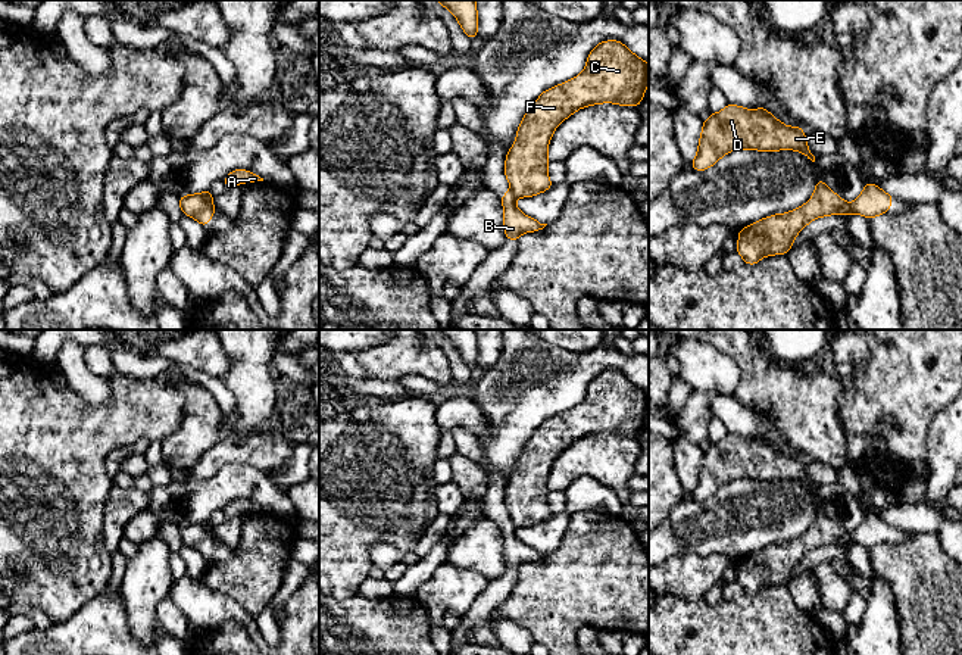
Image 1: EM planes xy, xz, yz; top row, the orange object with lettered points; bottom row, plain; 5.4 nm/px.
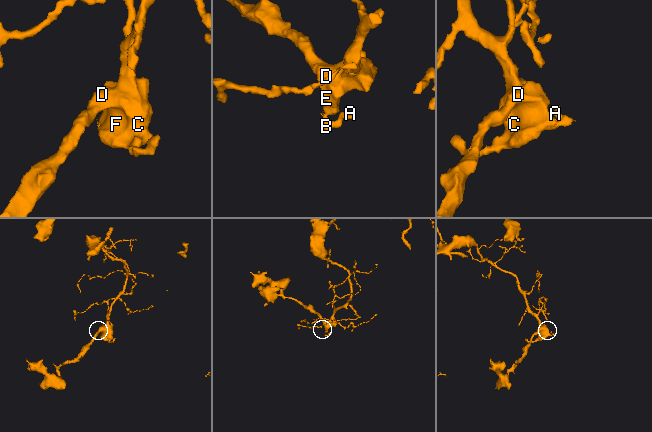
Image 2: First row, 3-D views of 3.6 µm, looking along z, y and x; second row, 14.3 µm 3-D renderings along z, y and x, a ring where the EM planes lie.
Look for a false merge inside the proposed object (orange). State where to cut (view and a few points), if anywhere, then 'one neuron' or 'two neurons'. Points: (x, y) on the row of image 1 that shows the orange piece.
xz (511, 189), (517, 197) | two neurons

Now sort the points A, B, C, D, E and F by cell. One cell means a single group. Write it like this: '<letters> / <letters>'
A B / C D E F

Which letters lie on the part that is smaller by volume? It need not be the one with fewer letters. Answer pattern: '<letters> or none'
A, B

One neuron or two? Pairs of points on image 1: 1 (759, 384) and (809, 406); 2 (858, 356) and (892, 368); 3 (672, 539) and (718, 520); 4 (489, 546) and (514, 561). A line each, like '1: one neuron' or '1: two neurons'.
1: one neuron
2: two neurons
3: one neuron
4: two neurons

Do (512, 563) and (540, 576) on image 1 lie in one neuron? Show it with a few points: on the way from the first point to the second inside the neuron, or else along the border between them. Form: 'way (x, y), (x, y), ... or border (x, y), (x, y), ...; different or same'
border (547, 554), (519, 565), (506, 598); different

